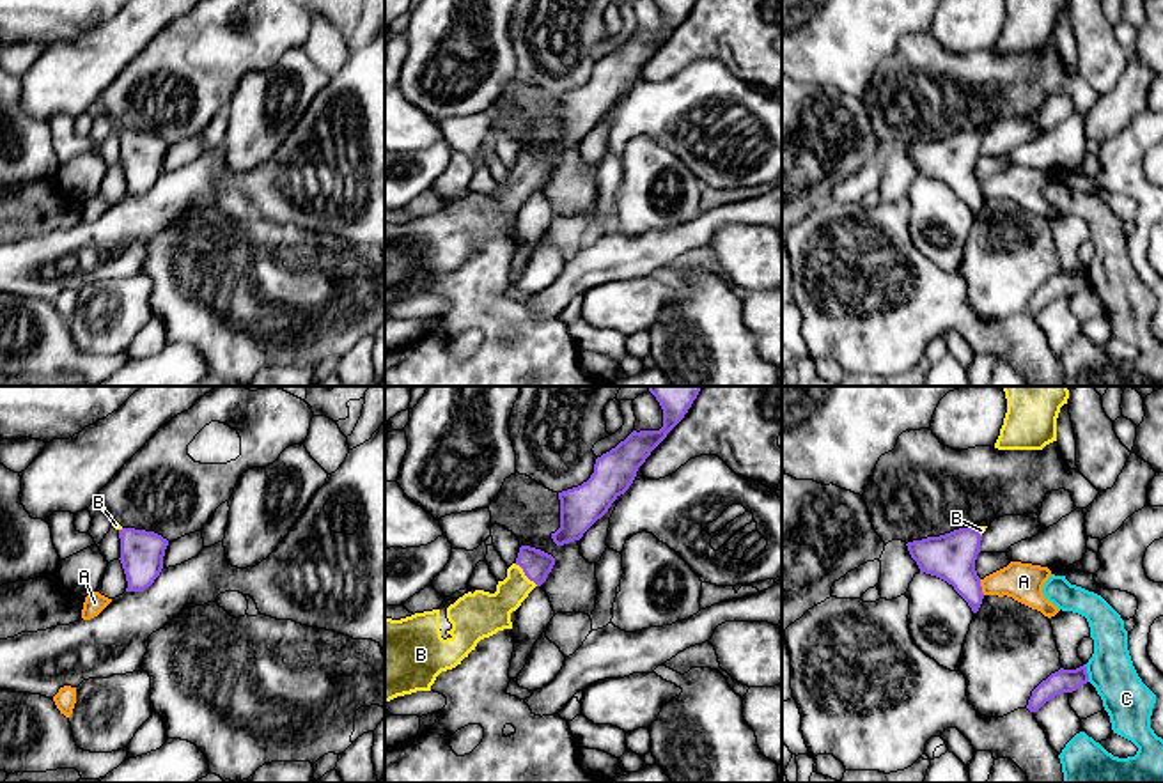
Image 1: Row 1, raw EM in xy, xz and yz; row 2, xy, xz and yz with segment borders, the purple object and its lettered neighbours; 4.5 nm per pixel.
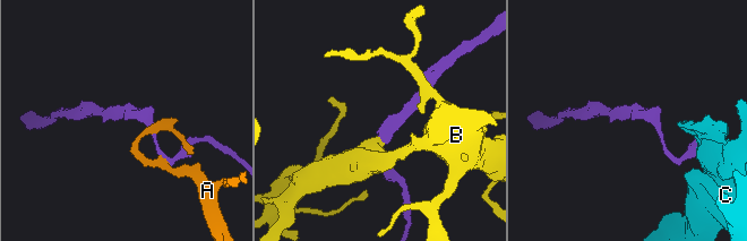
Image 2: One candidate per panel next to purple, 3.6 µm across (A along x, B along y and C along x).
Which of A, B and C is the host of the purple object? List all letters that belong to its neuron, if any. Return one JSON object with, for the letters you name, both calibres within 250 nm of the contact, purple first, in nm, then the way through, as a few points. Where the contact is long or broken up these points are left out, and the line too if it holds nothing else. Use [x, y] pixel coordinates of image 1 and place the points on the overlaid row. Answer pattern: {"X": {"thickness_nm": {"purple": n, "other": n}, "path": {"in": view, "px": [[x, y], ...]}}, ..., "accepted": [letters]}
{"B": {"thickness_nm": {"purple": 140, "other": 190}, "path": {"in": "xz", "px": [[536, 564], [525, 574], [486, 613]]}}, "accepted": ["B"]}

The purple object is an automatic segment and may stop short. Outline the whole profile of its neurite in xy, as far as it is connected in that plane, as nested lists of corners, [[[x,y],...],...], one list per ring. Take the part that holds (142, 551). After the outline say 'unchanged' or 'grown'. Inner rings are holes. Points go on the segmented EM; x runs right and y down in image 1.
[[[122,528],[121,563],[126,574],[126,592],[142,592],[149,588],[163,569],[163,556],[168,540],[154,531]]] | unchanged

